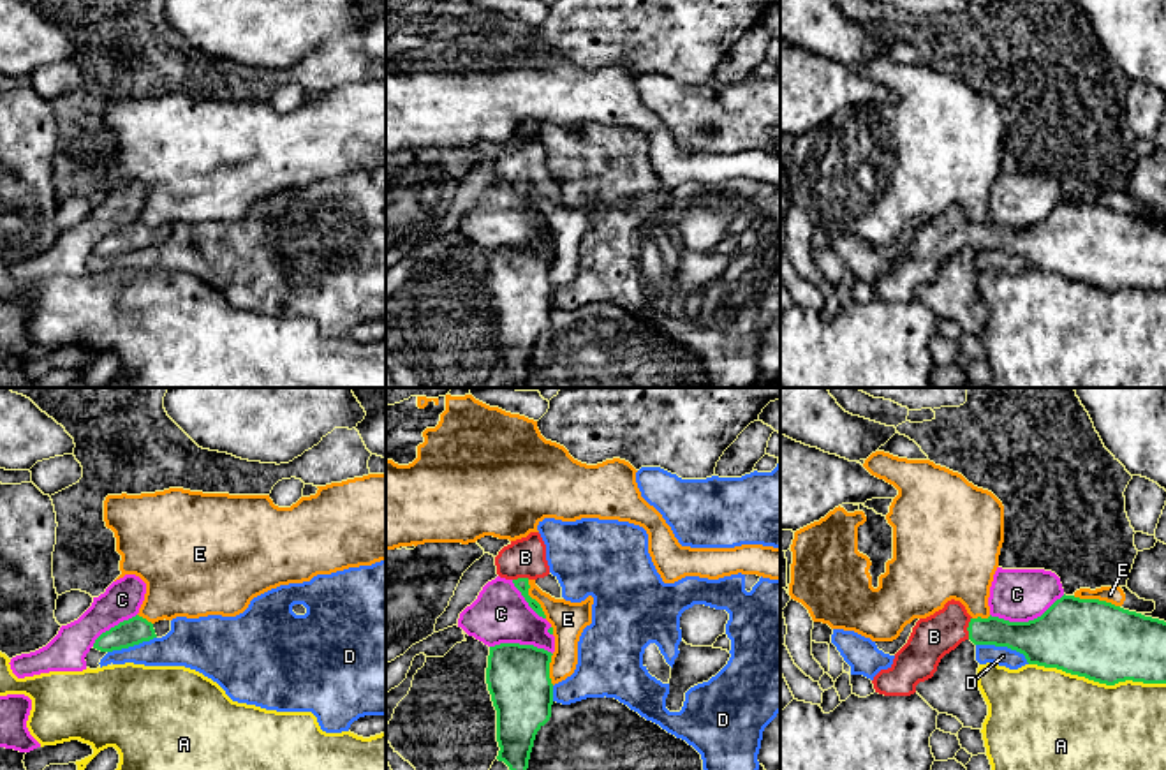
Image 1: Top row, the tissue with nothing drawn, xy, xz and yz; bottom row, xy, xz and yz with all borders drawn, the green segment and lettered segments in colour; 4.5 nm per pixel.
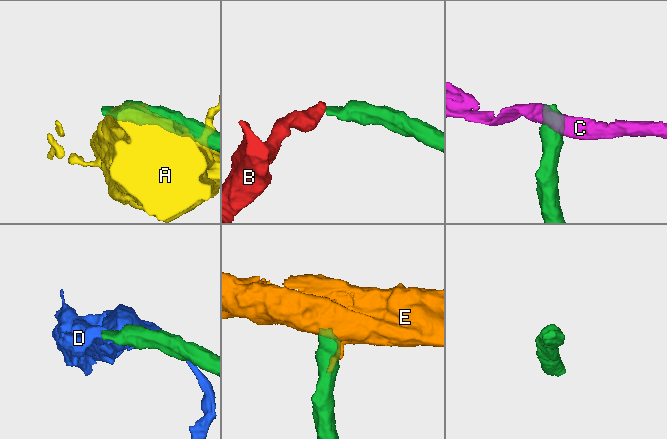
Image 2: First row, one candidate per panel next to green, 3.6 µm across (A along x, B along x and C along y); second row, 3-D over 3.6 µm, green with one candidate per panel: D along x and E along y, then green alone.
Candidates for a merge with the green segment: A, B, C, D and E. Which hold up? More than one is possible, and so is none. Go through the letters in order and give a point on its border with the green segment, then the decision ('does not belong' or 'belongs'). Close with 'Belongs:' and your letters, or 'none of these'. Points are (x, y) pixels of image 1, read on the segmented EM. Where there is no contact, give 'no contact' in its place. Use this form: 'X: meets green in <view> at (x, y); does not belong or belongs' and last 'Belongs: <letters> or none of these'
A: meets green in yz at (1098, 681); does not belong
B: meets green in yz at (967, 628); belongs
C: meets green in yz at (1029, 621); does not belong
D: meets green in yz at (1004, 645); does not belong
E: meets green in yz at (1096, 599); does not belong
Belongs: B

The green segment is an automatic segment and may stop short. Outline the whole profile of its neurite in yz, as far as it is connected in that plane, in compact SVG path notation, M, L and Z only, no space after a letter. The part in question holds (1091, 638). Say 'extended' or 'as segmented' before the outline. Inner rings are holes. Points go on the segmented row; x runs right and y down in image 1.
extended; M1062 596L1041 617L1009 622L999 617L972 618L960 601L948 601L942 610L919 618L907 643L895 654L893 664L881 670L872 684L884 696L911 696L916 685L934 677L941 659L962 641L1007 647L1025 655L1029 664L1057 668L1071 675L1115 685L1133 680L1166 684L1166 622L1124 610L1099 599Z

